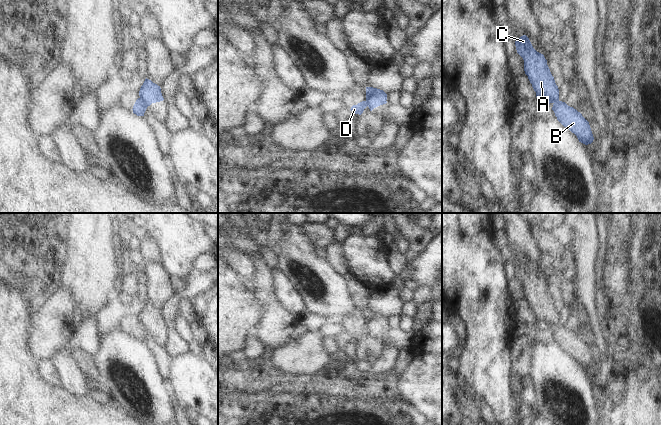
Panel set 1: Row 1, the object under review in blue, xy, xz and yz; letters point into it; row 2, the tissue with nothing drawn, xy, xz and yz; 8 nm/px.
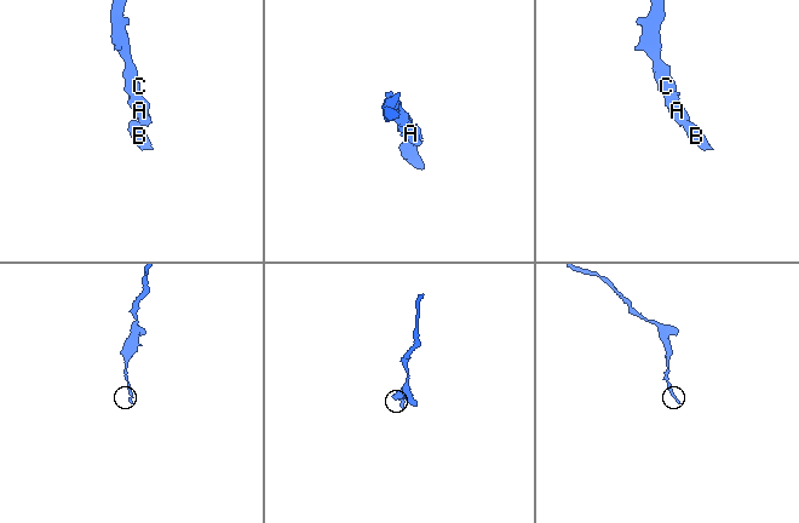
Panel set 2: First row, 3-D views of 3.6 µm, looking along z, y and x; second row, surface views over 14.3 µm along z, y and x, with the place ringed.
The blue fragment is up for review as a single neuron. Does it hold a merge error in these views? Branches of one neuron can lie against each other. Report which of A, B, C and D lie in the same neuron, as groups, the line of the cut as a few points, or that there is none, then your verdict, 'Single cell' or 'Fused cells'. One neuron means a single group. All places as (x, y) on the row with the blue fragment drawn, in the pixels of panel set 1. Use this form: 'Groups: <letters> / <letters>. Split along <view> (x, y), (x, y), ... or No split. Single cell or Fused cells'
Groups: A C / B D. Split along xy (140, 97), (147, 106). Fused cells.

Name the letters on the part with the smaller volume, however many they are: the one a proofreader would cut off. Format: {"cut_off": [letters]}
{"cut_off": ["B", "D"]}

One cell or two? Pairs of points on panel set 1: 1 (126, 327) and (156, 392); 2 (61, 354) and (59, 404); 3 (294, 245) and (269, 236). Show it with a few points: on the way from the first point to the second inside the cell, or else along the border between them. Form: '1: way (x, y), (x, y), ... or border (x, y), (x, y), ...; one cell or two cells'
1: border (117, 329), (132, 337); two cells
2: border (61, 387), (69, 393), (82, 396); two cells
3: border (282, 223), (281, 230), (283, 235), (276, 244); two cells

